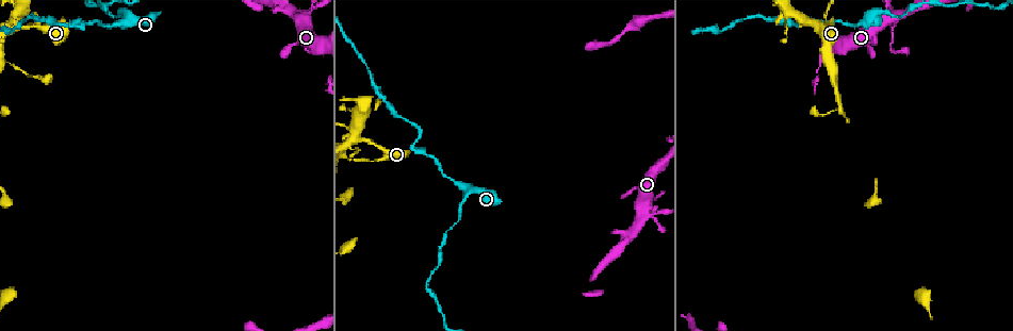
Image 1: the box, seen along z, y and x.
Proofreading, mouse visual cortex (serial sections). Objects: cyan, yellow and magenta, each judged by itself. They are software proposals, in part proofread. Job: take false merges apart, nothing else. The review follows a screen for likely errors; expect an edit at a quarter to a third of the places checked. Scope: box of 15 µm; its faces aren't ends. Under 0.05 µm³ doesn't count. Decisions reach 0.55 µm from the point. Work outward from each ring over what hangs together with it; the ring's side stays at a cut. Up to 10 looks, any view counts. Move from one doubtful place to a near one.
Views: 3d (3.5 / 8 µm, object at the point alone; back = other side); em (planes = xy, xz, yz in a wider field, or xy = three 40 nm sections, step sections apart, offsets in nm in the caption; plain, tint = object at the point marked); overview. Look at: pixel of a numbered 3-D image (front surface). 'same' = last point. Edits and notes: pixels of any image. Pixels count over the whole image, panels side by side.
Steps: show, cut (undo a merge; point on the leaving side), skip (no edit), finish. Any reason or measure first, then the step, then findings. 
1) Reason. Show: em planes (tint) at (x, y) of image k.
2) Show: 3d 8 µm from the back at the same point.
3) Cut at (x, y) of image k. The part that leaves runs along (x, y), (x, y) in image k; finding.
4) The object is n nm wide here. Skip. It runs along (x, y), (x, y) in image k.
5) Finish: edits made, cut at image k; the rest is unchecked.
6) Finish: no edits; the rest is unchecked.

Two arms at a narrow angle. Show: 3d 3.5 µm at (644, 213) of image 1.

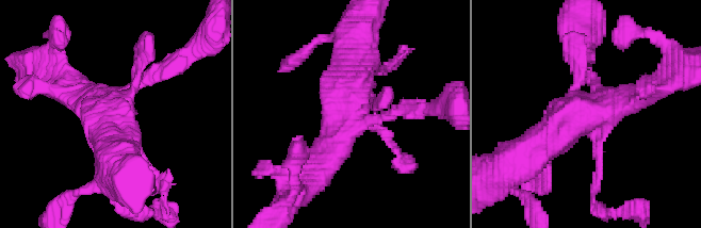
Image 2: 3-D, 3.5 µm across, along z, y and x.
Show: em planes (tint) at (116, 109) of image 2.

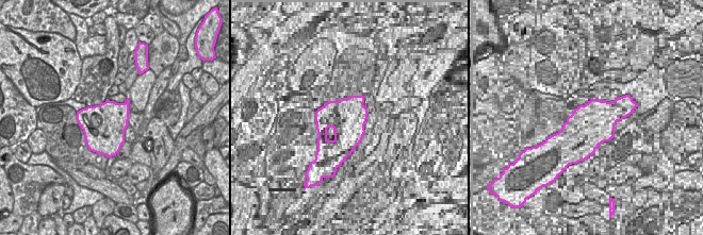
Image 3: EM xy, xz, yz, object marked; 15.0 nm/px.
Show: em xy step 3 (tint) at the same point.

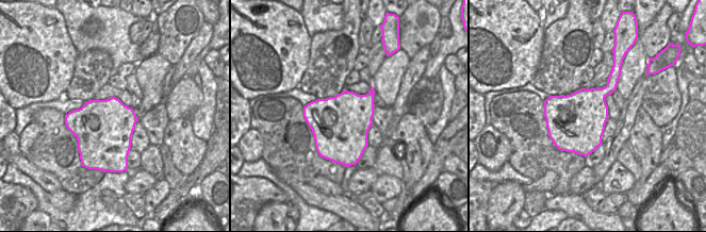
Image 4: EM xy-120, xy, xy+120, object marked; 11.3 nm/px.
Skip. It runs along (515, 160), (574, 108), (629, 98) in image 2; one cell here.

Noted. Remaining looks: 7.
Sudden change in width. Show: 3d 3.5 µm from the back at (119, 25) of image 1.

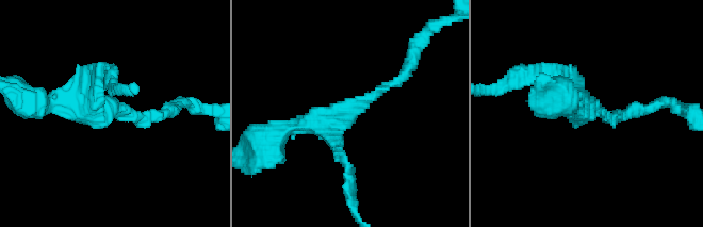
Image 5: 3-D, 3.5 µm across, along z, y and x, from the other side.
Now the EM. Show: em xy step 1 (tint) at (117, 107) of image 5.

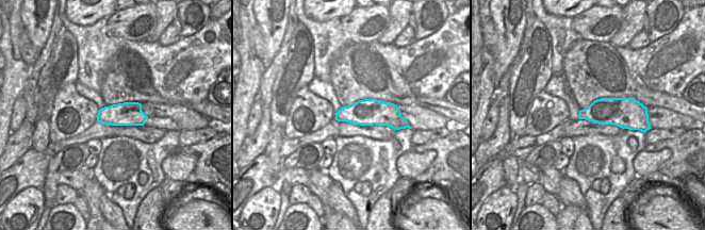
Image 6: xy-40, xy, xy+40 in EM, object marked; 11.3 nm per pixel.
3 arms meet here. Skip. It runs along (292, 125), (331, 122), (390, 86), (409, 64) in image 5; continuous, no second cell.

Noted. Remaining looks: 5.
Abrupt turn. Show: 3d 3.5 µm at (816, 23) of image 1.

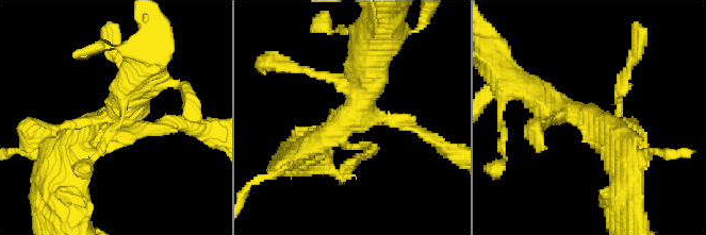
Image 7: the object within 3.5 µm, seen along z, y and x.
Need the tissue. Show: em xy step 2 (tint) at (592, 118) of image 7.

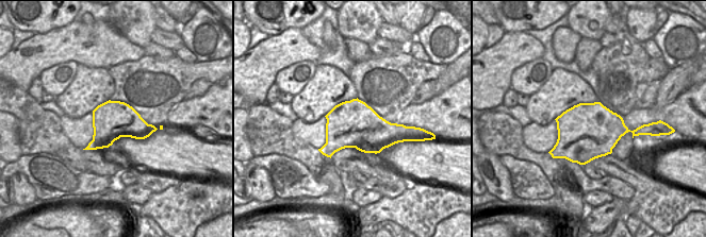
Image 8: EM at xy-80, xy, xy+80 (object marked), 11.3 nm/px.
Skip. It runs along (187, 126), (112, 119), (66, 155) in image 7; one cell here.

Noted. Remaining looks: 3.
Abrupt turn. Show: 3d 3.5 µm at (11, 64) of image 1.

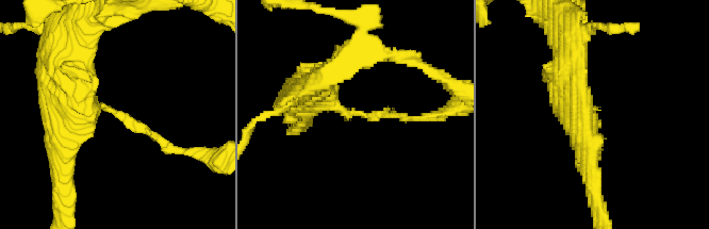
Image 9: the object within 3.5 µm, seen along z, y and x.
Show: em xy step 1 (tint) at (594, 110) of image 9.

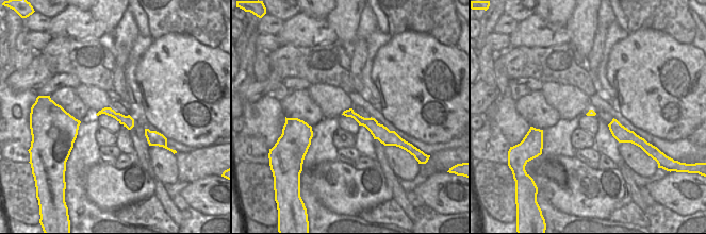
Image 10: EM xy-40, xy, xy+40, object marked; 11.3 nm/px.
Another direction. Show: em xy step 5 (tint) at the same point.

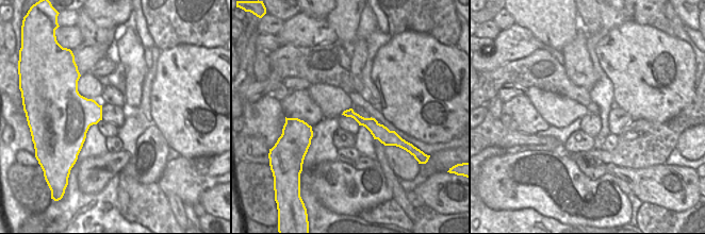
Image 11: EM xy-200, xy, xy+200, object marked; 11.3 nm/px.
Skip. It runs along (346, 113), (371, 123), (390, 138) in image 11; one cell here.

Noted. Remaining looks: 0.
Finish: no edits; the rest is unchecked.

